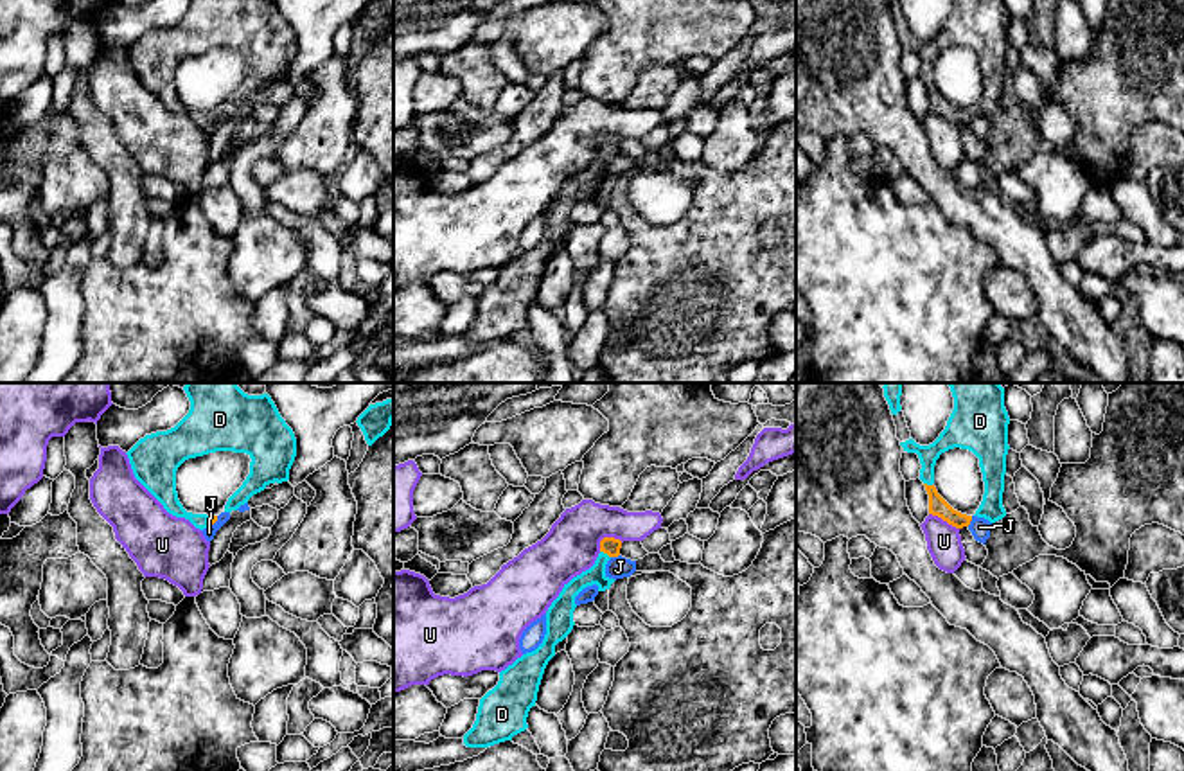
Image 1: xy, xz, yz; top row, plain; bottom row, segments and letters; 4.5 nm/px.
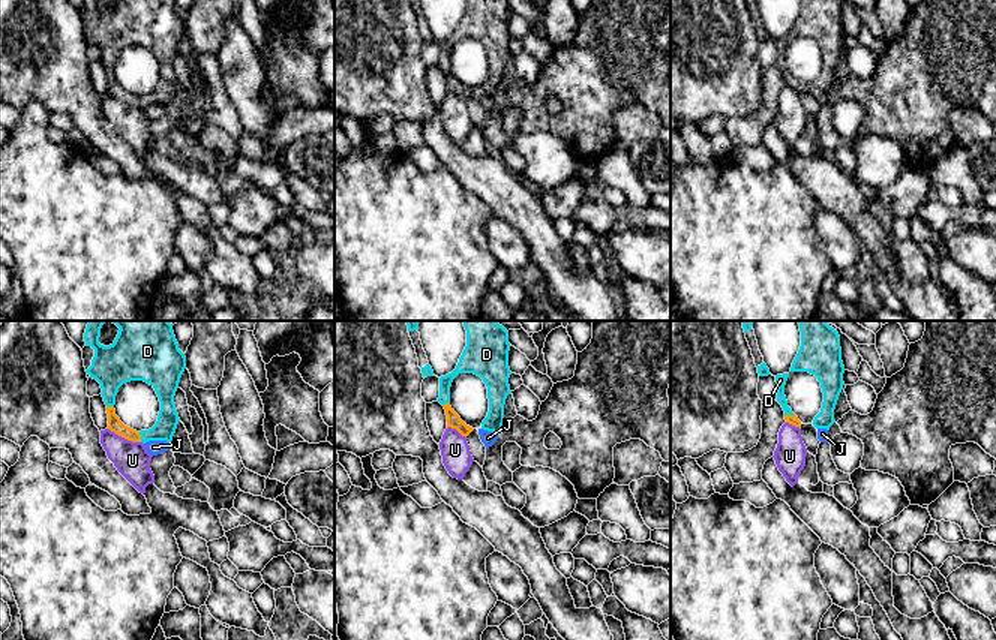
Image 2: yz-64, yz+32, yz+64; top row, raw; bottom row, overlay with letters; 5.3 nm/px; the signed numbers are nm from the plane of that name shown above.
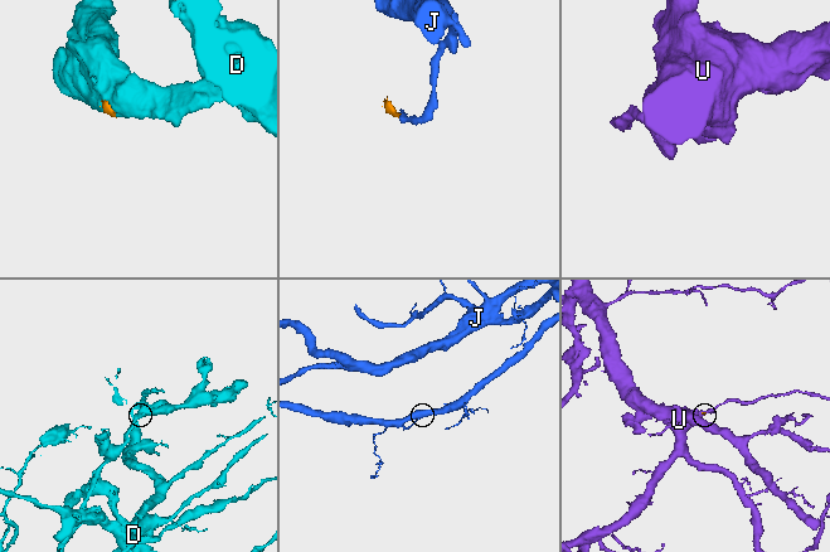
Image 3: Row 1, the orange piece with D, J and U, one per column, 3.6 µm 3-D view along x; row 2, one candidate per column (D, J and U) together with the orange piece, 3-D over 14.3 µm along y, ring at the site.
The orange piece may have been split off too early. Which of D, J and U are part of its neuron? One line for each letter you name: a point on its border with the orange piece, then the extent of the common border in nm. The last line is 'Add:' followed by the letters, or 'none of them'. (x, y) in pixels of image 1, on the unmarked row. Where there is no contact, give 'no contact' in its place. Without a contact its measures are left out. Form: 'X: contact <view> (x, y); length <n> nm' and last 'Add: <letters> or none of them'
D: contact xz (606, 150); length 60 nm
Add: D

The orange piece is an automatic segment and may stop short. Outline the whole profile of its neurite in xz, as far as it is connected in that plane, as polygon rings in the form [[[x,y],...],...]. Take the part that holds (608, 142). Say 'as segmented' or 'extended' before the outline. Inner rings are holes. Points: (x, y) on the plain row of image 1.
extended; [[[604,135],[595,162],[564,182],[546,208],[546,232],[543,241],[501,268],[498,282],[480,297],[476,318],[464,332],[467,345],[489,345],[512,338],[514,332],[528,325],[526,315],[530,306],[535,304],[544,266],[555,253],[555,243],[562,239],[575,223],[575,194],[593,182],[598,183],[598,189],[611,185],[614,176],[605,173],[605,162],[611,155],[620,153],[620,146],[620,137]]]

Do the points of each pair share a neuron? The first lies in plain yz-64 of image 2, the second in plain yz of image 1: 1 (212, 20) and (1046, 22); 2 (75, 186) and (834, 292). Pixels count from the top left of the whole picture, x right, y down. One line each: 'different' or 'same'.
1: same
2: same

